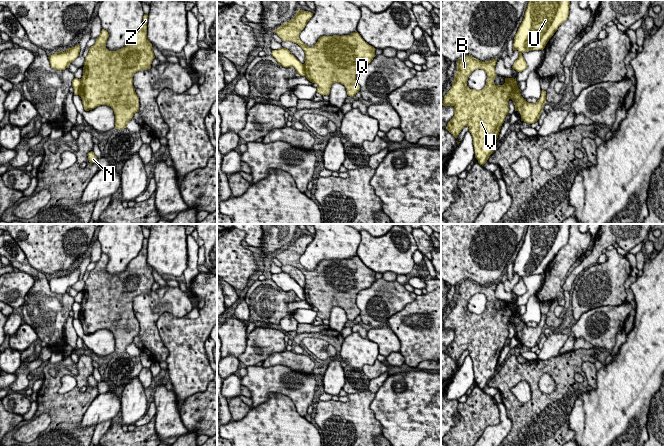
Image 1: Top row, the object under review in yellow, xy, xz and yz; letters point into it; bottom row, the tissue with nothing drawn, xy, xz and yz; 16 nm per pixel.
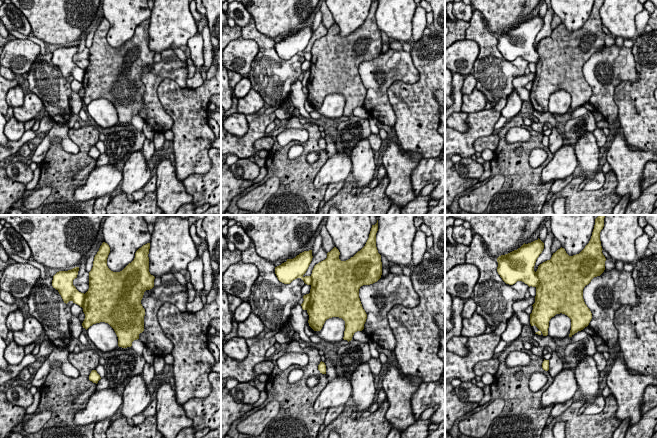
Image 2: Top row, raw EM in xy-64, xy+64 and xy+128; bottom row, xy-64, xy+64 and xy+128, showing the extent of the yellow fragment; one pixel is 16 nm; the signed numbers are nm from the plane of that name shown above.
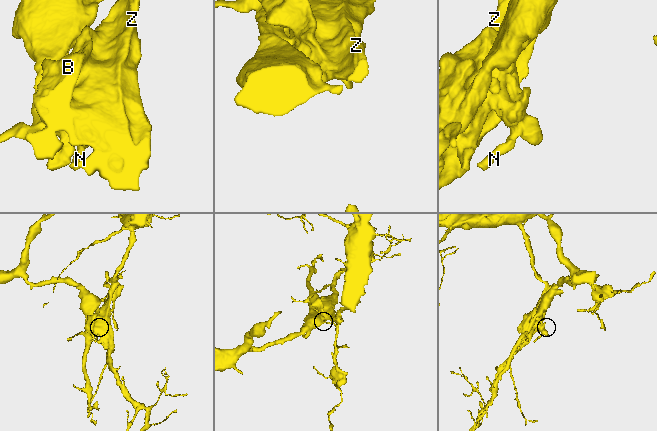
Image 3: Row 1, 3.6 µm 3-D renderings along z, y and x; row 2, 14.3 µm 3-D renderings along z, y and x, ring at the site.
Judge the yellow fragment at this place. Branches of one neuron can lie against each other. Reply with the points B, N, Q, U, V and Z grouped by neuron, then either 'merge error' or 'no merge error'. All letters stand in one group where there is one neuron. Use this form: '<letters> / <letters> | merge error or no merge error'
B N Q V Z / U | merge error

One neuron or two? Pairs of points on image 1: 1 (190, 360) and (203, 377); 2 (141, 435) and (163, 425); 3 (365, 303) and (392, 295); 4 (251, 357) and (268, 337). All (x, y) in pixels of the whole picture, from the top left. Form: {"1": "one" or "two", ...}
{"1": "one", "2": "two", "3": "one", "4": "one"}

